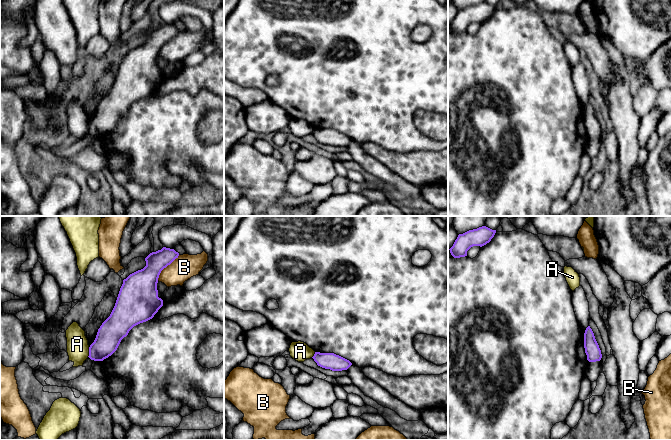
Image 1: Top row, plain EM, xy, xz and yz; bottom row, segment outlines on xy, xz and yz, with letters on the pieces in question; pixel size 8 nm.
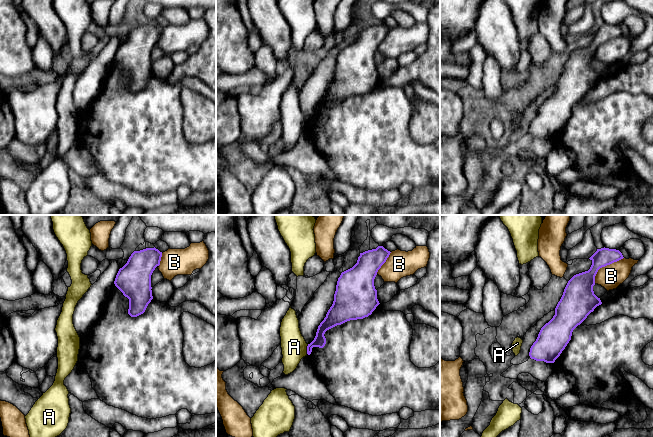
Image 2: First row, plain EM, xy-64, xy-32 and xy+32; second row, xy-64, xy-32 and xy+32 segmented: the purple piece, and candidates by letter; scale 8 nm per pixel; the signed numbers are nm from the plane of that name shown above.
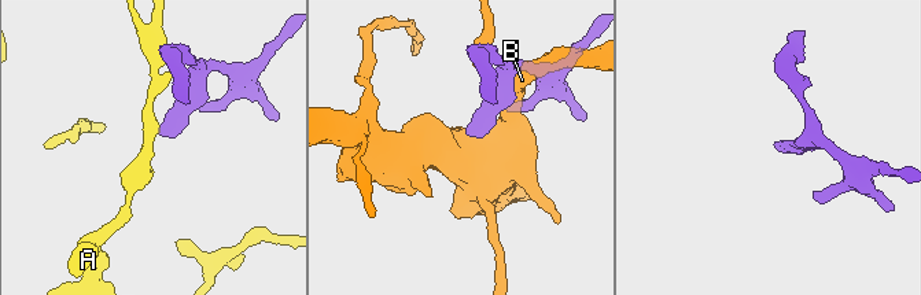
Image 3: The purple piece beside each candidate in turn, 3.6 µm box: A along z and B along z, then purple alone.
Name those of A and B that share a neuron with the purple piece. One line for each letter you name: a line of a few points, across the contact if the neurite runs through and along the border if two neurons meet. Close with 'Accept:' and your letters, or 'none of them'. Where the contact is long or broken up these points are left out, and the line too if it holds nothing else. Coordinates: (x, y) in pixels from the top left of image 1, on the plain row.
Accept: none of them

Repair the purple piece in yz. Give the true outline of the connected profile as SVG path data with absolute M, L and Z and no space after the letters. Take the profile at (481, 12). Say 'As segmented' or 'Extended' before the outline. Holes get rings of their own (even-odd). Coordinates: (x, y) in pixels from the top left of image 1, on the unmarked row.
As segmented. M486 2L469 6L463 10L459 10L453 22L449 25L454 34L467 32L467 27L473 22L484 22L494 13L496 6L492 6Z

